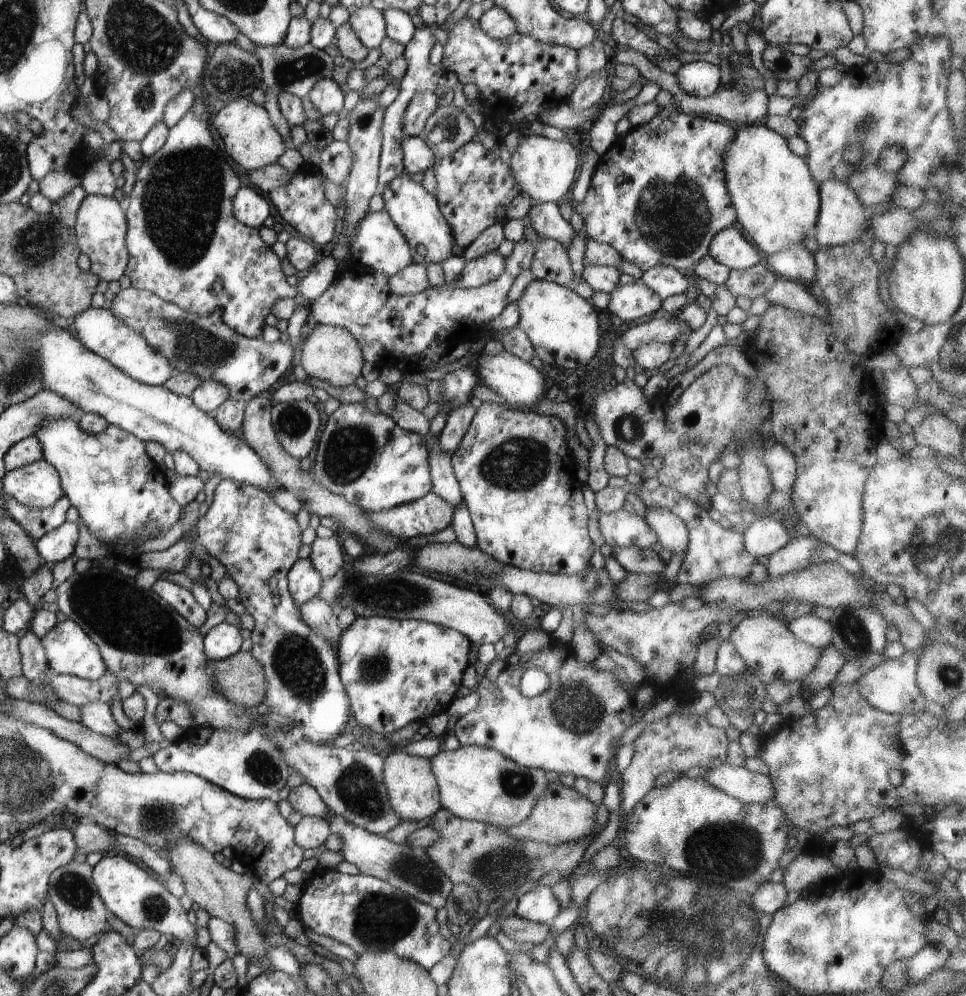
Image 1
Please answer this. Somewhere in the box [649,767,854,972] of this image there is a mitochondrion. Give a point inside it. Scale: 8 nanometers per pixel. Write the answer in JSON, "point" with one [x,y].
{"point":[726,852]}

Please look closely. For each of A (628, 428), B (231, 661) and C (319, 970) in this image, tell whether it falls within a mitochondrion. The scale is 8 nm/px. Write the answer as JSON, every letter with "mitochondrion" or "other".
{"A":"mitochondrion","B":"other","C":"other"}

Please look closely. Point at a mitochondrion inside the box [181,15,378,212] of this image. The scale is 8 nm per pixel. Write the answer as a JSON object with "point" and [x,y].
{"point":[285,73]}

